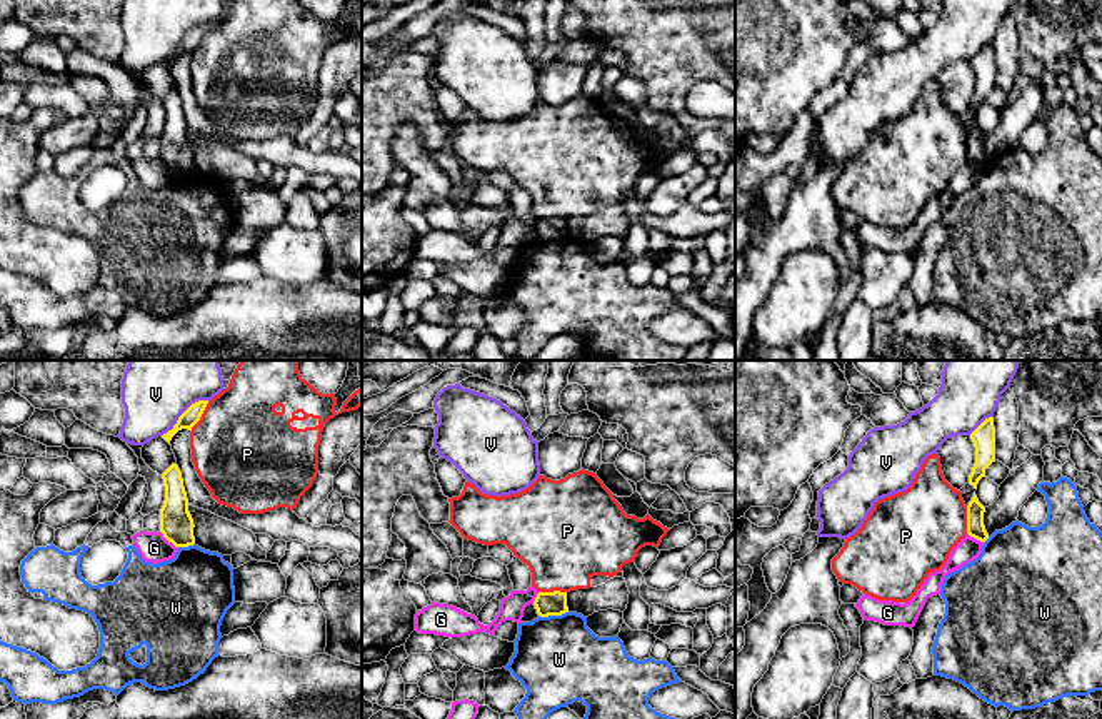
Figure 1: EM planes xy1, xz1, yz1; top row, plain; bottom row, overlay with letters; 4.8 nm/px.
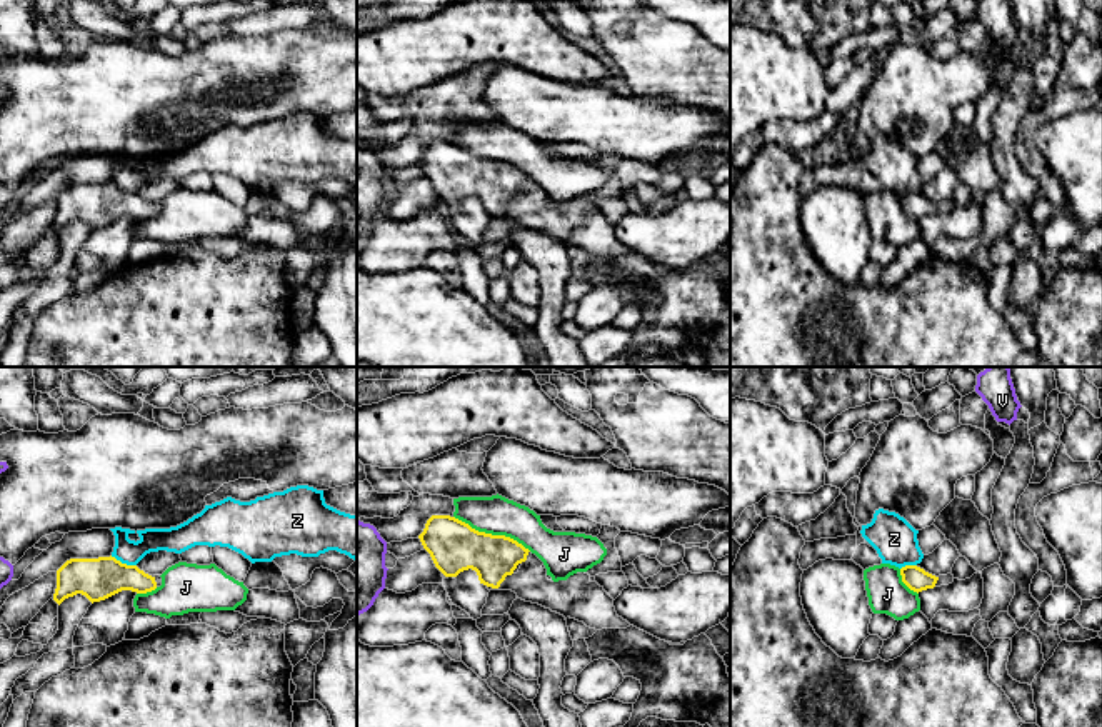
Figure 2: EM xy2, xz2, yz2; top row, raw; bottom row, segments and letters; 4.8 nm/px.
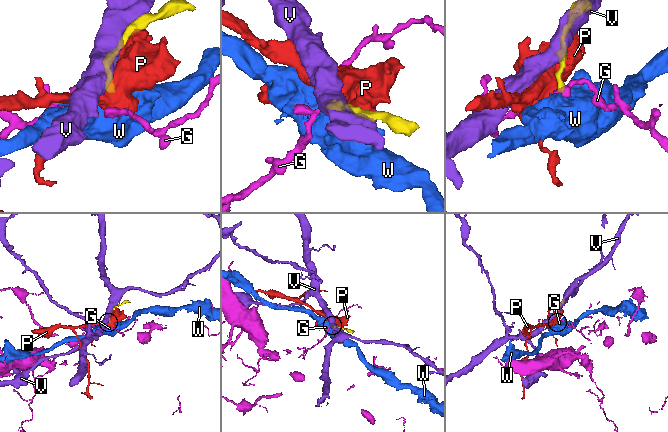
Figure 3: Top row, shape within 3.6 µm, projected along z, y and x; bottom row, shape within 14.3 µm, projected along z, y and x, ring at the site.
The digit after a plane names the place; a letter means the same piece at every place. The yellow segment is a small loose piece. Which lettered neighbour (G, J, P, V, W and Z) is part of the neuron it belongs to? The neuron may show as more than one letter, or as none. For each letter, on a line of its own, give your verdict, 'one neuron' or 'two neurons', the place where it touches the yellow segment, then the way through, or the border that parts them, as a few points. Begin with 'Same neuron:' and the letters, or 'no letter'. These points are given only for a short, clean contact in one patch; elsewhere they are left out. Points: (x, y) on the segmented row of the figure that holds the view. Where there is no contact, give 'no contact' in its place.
Same neuron: no letter
G: two neurons | xy1 (169, 541) | along xy1 (160, 531), (177, 548)
J: two neurons | xz2 (490, 534)
P: two neurons | xy1 (200, 416)
V: two neurons | xy1 (184, 412)
W: two neurons | xz1 (552, 614) | along xz1 (567, 611), (557, 616), (539, 616)
Z: two neurons | xy2 (124, 564) | along xy2 (110, 556), (135, 566)

